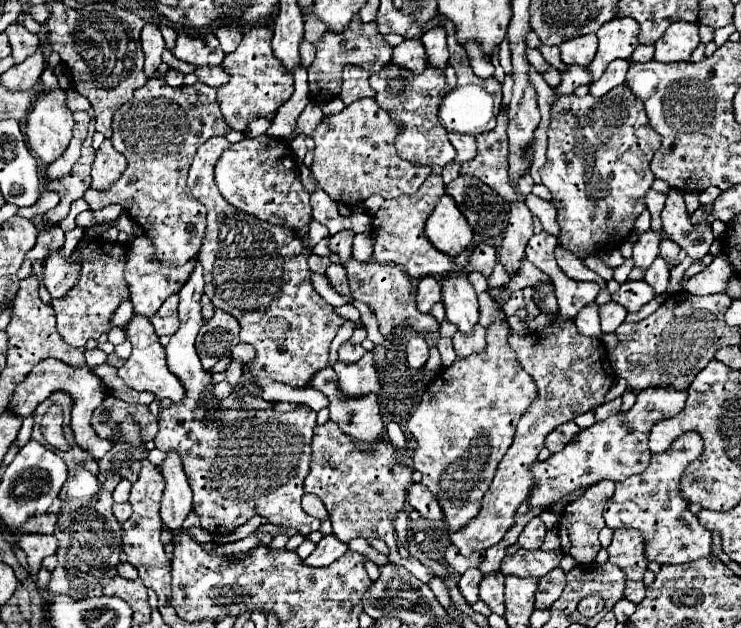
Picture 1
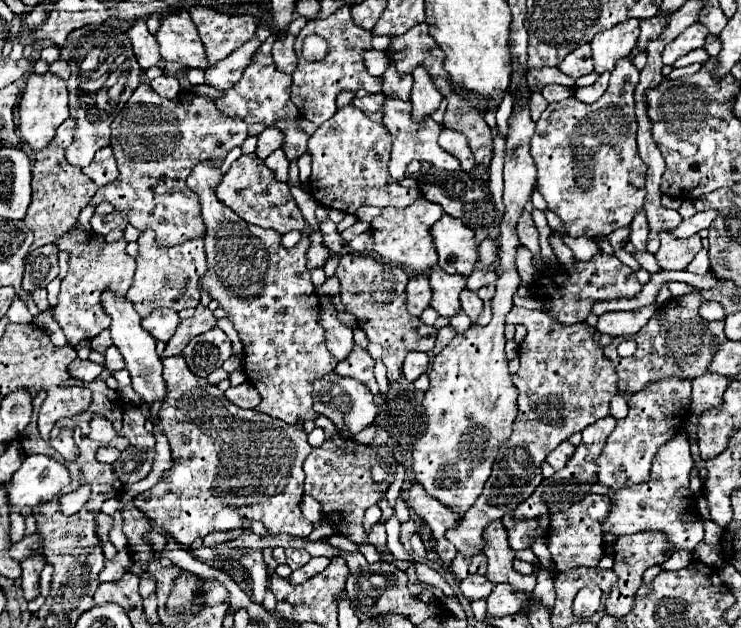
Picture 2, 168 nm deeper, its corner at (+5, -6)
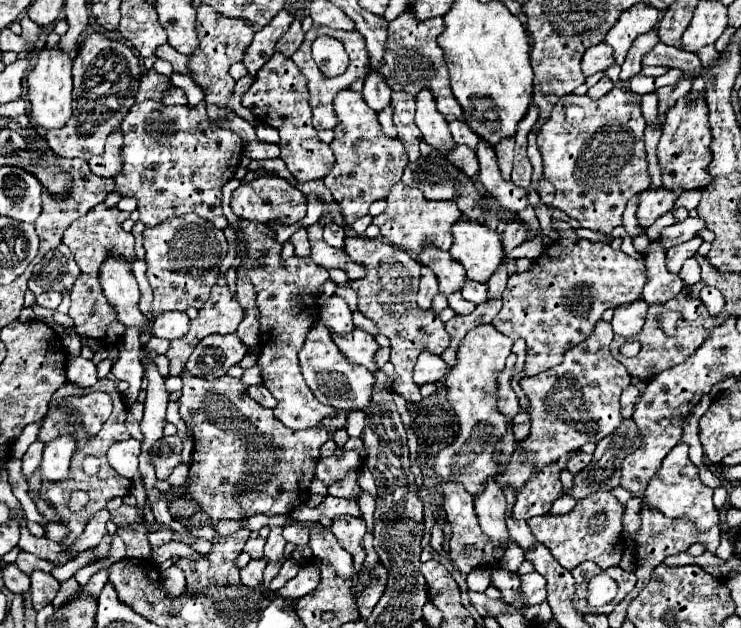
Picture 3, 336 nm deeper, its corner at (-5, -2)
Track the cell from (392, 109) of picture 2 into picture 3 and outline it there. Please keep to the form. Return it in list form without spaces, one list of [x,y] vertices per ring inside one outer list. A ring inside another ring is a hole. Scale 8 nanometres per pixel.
[[[456,146],[448,154],[448,162],[452,162],[456,168],[464,170],[464,174],[468,174],[468,178],[472,178],[474,174],[478,174],[478,158],[476,158],[476,152],[470,150],[468,146]]]

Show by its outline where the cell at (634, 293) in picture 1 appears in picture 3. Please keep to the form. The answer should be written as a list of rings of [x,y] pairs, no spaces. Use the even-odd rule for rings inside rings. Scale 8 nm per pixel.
[[[556,218],[552,228],[560,238],[544,248],[530,270],[508,278],[502,310],[492,320],[492,326],[504,336],[526,340],[526,370],[520,380],[560,364],[564,352],[590,338],[604,310],[636,302],[646,284],[644,262],[626,256],[622,250],[612,250],[610,244],[578,238],[566,222]]]

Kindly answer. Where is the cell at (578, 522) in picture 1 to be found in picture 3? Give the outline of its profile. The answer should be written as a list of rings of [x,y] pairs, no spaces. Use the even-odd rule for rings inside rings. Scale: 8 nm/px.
[[[600,492],[578,500],[578,504],[568,514],[530,518],[528,528],[552,552],[562,568],[574,570],[578,564],[592,560],[602,570],[606,570],[610,566],[618,566],[622,560],[622,514],[624,506],[612,496],[612,492]]]

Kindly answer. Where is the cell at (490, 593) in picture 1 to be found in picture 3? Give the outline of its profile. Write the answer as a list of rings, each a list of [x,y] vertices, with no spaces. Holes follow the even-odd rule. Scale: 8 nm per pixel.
[[[530,572],[530,574],[522,576],[520,590],[522,590],[528,606],[534,606],[534,604],[540,604],[546,600],[546,580],[538,572]]]

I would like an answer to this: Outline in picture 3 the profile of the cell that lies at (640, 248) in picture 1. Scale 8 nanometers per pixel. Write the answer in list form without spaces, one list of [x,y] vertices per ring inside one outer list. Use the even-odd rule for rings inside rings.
[[[650,186],[648,190],[644,190],[638,196],[638,210],[636,210],[638,224],[642,228],[652,226],[656,222],[656,218],[660,218],[662,214],[672,210],[674,200],[676,200],[676,194],[668,192],[664,186],[660,186],[660,188]]]

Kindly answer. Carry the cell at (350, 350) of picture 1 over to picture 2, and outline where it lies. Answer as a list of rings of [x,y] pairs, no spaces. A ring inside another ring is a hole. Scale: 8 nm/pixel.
[[[330,310],[320,312],[320,324],[326,330],[326,346],[336,356],[336,360],[346,360],[350,356],[350,350],[354,348],[352,330],[336,320],[336,316]]]

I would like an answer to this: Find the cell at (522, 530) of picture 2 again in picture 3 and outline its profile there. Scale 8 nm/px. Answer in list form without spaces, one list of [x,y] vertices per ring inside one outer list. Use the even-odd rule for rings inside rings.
[[[568,452],[564,458],[544,466],[542,470],[536,472],[536,476],[532,476],[524,488],[516,494],[516,504],[514,504],[514,512],[512,518],[516,522],[524,520],[528,522],[532,516],[542,516],[548,512],[548,508],[552,508],[552,504],[562,496],[562,484],[560,484],[560,472],[566,470],[566,462],[572,456],[572,452]]]

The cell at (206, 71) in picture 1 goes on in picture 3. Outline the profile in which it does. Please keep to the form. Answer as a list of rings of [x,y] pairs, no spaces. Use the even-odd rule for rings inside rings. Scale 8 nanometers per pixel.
[[[280,10],[268,26],[264,26],[260,32],[254,34],[254,42],[248,48],[248,54],[244,58],[244,66],[248,68],[250,76],[256,76],[258,70],[270,60],[274,54],[276,42],[288,32],[294,16],[288,10]]]

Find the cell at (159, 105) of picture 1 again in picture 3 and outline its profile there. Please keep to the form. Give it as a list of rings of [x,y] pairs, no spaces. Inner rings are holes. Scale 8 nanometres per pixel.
[[[144,100],[136,102],[120,126],[124,134],[122,146],[122,170],[114,176],[116,190],[122,196],[134,196],[138,200],[140,222],[144,226],[156,226],[170,216],[182,216],[188,212],[196,212],[198,216],[212,222],[216,228],[226,228],[228,222],[222,214],[220,198],[222,186],[234,176],[240,158],[242,158],[242,140],[236,132],[218,128],[208,122],[204,112],[204,104],[190,108],[190,106],[164,106],[162,102]]]

